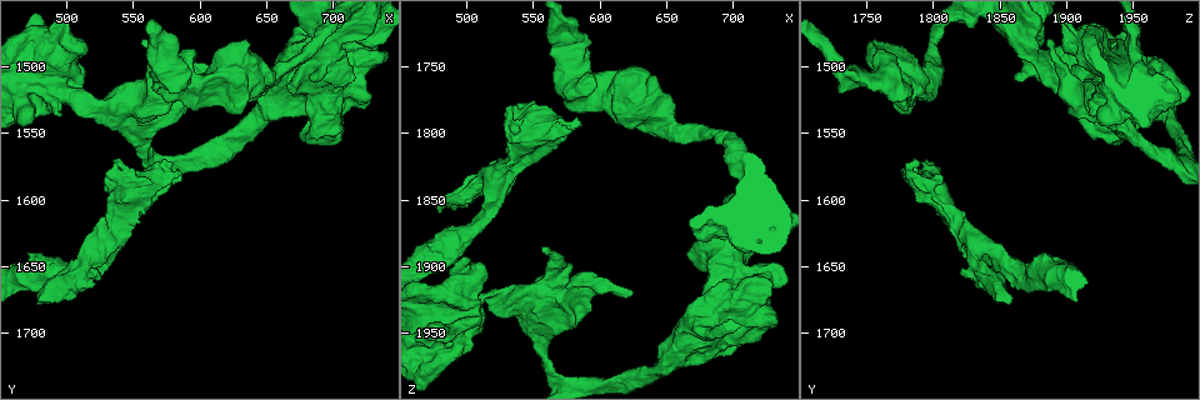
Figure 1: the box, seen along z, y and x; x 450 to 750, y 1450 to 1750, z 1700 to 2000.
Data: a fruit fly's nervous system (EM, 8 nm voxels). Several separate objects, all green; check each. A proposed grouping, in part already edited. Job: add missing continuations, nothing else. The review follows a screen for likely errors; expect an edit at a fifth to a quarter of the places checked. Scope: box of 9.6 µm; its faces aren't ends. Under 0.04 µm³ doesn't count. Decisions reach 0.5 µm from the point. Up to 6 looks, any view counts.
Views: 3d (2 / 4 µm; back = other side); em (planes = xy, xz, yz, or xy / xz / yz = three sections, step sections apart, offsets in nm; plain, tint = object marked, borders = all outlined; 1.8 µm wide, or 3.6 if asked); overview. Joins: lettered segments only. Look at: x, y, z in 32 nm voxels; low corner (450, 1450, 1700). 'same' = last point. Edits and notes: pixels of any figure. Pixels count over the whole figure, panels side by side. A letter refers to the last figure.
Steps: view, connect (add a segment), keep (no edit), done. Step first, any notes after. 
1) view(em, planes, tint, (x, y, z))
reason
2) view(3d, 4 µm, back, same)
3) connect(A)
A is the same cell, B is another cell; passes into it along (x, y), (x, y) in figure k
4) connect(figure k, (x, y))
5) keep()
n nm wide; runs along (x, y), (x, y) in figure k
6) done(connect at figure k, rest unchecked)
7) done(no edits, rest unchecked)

view(3d, 4 µm, (494, 1494, 1968))
closes a loop

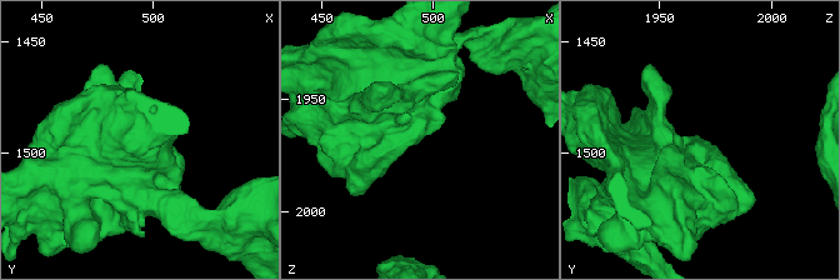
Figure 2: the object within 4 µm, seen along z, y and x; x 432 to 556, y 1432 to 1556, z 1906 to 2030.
view(em, 3.6 µm, yz, step 8, plain, (493, 1493, 1968))

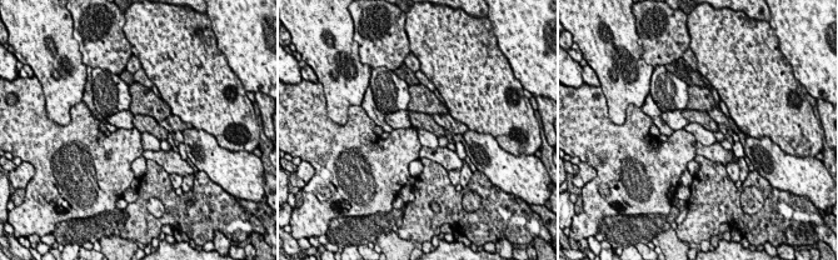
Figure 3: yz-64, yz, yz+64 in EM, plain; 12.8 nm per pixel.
view(em, 3.6 µm, yz, step 8, borders, same)
see the neighbours

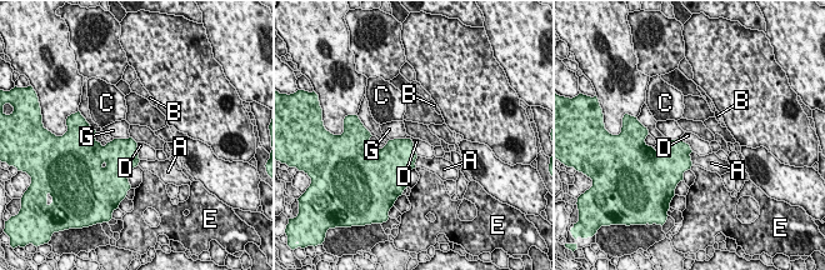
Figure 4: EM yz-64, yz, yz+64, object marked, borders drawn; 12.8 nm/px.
keep()
100 nm wide; A, B, C, D, E and G are other cells; border along (406, 138), (411, 140), (418, 155) in figure 4; none of them fits

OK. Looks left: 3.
view(em, 3.6 µm, planes, borders, (530, 1584, 1784))
an open end

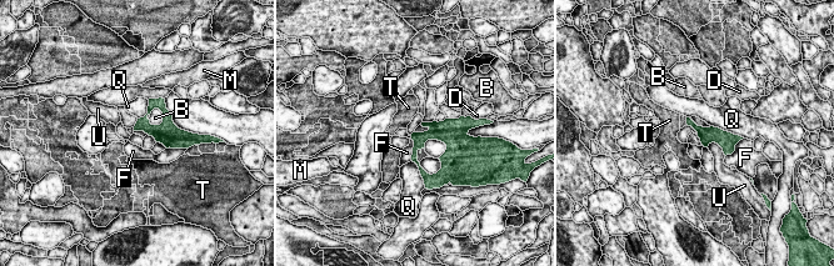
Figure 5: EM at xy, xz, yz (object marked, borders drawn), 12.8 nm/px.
keep()
B, D, F, M, Q, T and U are other cells; border along (409, 135), (413, 141), (411, 160) in figure 5; none of them fits

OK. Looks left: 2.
view(em, yz, step 8, borders, (586, 1580, 1792))
stops while still wide

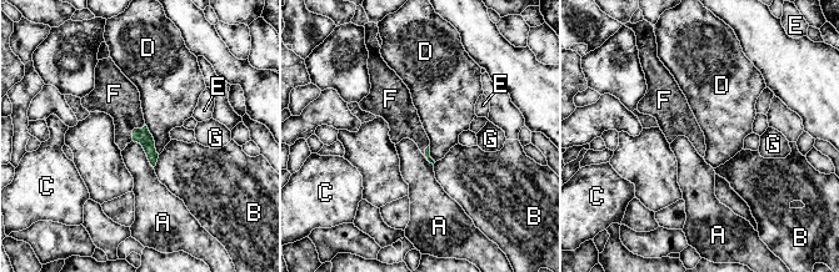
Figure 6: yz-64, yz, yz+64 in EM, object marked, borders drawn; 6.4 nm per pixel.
connect(F)
F is the same cell, A, B, C, D, E and G are other cells; passes into it along (143, 136), (134, 129), (115, 95) in figure 6; it goes on there

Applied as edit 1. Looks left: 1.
done(connect at figure 6, rest unchecked)

